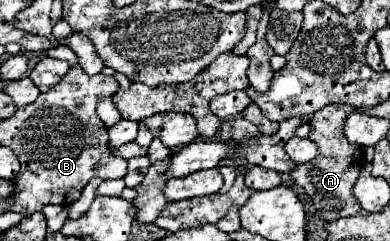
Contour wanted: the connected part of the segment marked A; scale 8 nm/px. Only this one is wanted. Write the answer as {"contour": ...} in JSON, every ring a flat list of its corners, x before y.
{"contour":[[333,103,333,105,325,105,317,113,313,113,311,115,311,121,309,121,309,127,311,127,309,139,317,143,319,157,315,157,309,163,297,165,297,169,293,169,293,173,291,173,291,177,313,199,313,205,317,207,319,215,325,221,335,221,339,217,349,217,349,215,355,215,361,209,357,205,351,189,353,189,353,183,359,177,359,171,361,171,361,165,363,165,363,151,361,151,359,145,353,145,345,137,345,133,343,133,345,119,353,111,355,111,353,105]]}

